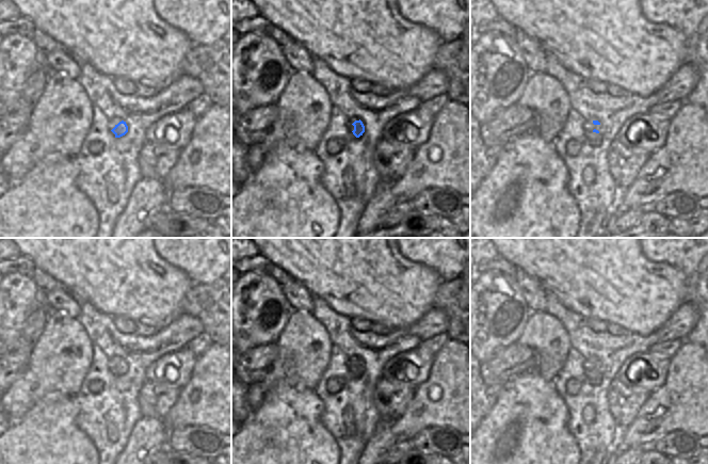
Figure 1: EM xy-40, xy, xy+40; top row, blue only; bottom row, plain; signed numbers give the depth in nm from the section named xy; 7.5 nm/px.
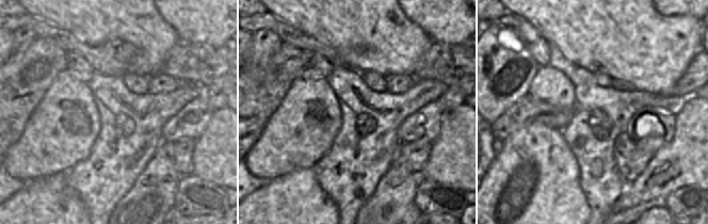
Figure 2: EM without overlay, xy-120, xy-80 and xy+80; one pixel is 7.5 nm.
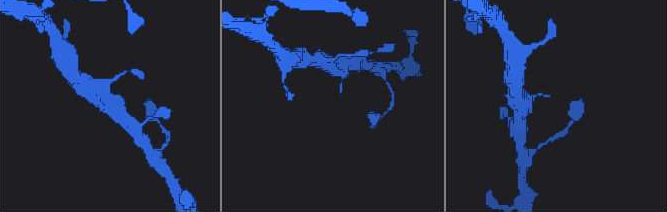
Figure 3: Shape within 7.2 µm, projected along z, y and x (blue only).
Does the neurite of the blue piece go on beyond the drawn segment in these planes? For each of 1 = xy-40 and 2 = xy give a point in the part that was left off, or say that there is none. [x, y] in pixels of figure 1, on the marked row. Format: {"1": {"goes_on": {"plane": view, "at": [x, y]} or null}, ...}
{"1": {"goes_on": null}, "2": {"goes_on": null}}

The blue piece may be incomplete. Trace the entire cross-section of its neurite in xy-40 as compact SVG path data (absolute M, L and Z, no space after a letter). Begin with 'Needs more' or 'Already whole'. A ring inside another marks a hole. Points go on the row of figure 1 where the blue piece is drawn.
Already whole. M122 121L111 131L115 134L115 138L120 138L128 132L128 126L126 122Z

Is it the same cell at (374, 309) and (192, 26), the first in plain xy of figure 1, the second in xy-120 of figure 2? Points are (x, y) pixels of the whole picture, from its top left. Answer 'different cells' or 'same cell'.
different cells

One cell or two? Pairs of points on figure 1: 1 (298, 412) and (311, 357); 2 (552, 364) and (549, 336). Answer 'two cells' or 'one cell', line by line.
1: two cells
2: one cell

